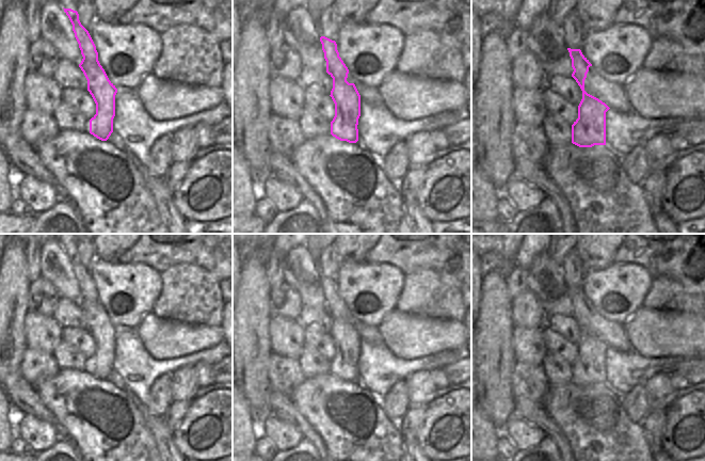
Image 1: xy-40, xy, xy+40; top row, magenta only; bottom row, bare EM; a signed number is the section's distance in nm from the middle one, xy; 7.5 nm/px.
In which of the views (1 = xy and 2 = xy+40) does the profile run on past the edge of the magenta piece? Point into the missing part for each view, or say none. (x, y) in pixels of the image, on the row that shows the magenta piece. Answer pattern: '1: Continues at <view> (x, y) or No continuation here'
1: No continuation here
2: No continuation here

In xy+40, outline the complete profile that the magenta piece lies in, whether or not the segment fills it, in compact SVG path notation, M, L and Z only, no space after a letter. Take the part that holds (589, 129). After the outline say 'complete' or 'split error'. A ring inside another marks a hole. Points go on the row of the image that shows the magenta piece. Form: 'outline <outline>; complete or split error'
outline M567 48L574 69L572 77L582 91L578 118L572 125L572 143L579 147L606 145L606 112L610 109L598 98L584 91L584 80L592 64L580 49Z; complete

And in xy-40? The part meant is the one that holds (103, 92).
outline M64 9L64 12L73 25L83 57L79 67L87 80L87 91L96 104L96 114L90 120L90 133L101 141L107 141L113 132L117 89L100 65L96 46L89 31L81 25L78 12L71 9Z; complete

